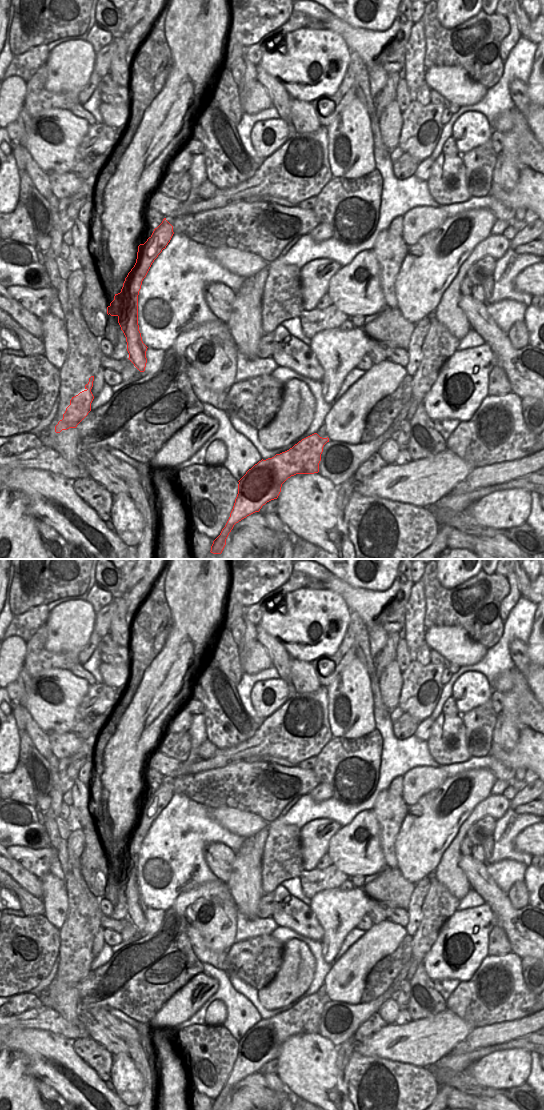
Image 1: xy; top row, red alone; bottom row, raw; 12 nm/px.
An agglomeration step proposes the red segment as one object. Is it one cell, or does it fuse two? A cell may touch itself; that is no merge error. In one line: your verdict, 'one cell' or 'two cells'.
two cells

